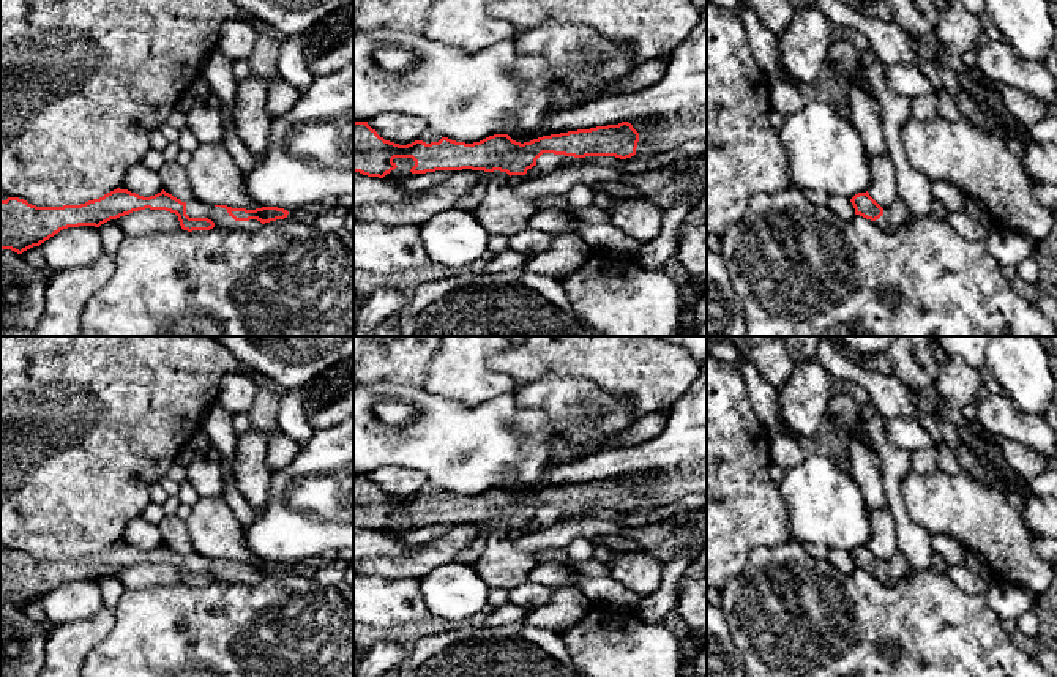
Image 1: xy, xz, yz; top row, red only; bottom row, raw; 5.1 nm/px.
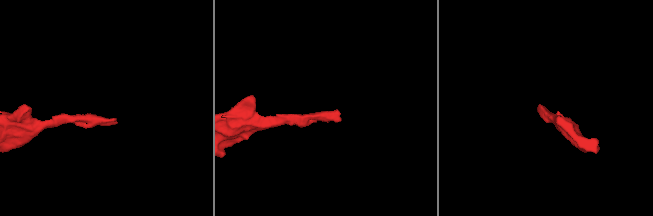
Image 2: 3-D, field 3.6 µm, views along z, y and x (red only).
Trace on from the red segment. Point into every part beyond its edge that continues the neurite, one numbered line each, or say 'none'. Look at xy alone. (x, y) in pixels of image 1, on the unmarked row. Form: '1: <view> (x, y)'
1: xy (298, 568)

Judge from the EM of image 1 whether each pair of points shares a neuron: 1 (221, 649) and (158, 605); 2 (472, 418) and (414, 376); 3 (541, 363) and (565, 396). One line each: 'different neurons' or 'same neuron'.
1: same neuron
2: different neurons
3: different neurons

